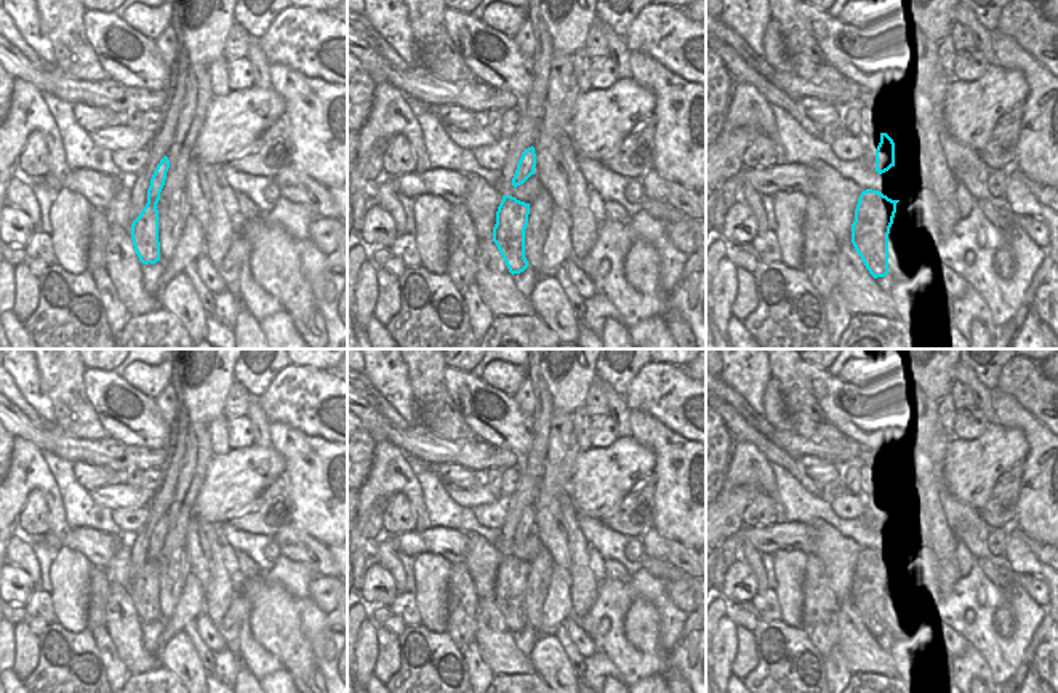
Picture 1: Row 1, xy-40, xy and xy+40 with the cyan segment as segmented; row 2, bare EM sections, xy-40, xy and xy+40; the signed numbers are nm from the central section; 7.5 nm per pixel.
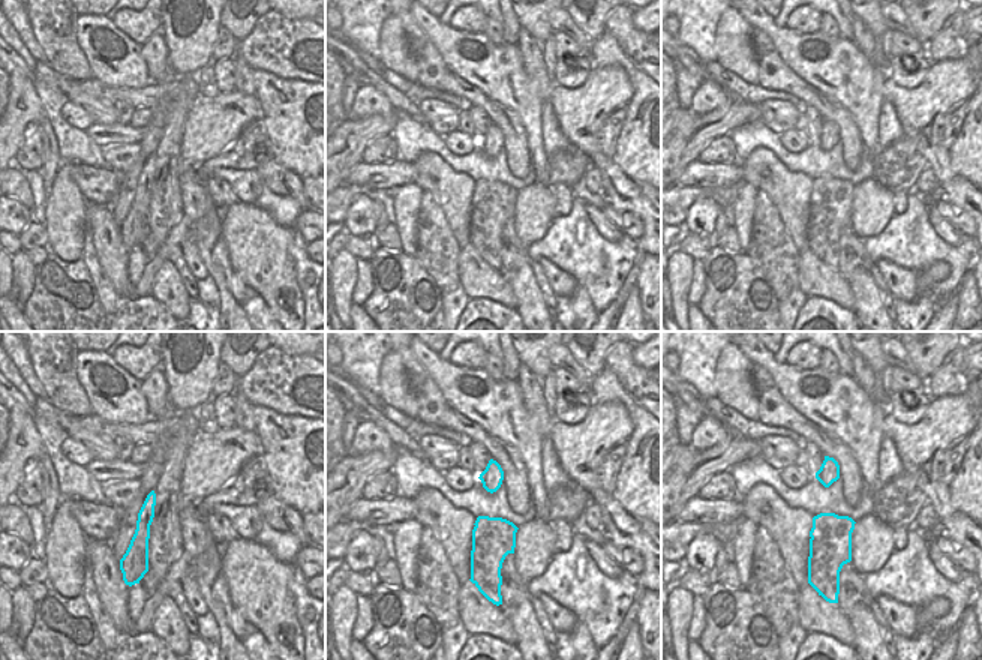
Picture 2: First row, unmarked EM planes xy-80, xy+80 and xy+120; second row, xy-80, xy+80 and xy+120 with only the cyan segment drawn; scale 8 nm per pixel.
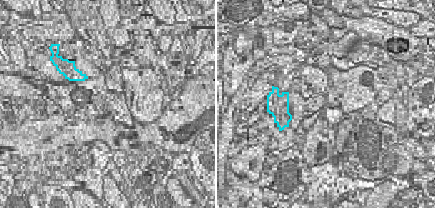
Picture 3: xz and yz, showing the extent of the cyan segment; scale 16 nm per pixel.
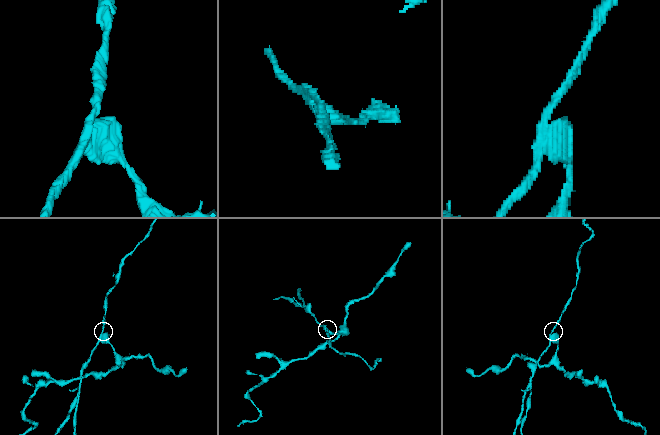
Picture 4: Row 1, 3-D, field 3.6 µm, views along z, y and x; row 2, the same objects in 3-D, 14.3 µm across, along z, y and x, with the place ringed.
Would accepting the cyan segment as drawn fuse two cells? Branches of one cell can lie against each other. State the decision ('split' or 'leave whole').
split

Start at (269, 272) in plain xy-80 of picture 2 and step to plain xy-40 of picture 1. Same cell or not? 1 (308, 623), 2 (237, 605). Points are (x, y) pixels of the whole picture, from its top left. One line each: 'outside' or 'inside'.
1: outside
2: outside

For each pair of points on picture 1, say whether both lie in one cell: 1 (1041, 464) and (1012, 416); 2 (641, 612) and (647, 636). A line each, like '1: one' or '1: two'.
1: one
2: one

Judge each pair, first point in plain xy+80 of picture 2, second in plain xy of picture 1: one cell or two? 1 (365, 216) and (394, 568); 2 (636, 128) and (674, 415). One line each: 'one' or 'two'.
1: two
2: two

